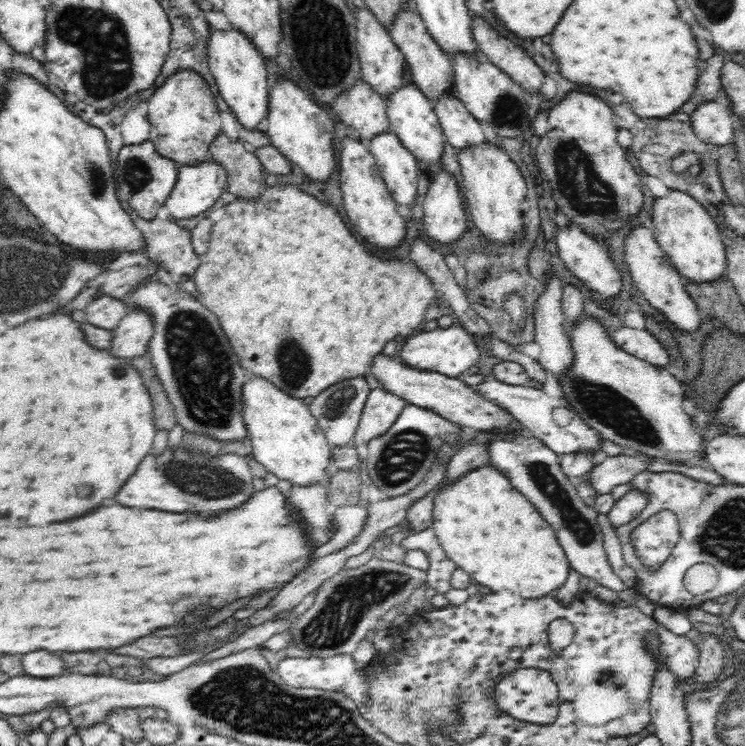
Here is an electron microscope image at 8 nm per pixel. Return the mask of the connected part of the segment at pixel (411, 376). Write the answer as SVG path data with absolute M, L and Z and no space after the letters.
M382 349L374 353L367 368L367 375L372 376L378 382L378 386L406 399L408 403L427 408L451 423L470 428L471 431L503 429L510 423L516 423L506 411L477 394L472 387L457 377L410 365L398 353L392 356L382 352Z

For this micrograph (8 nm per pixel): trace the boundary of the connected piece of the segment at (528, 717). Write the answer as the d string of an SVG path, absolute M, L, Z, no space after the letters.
M541 668L506 669L491 680L487 692L490 692L491 706L498 715L534 724L548 724L557 718L559 687L551 674Z

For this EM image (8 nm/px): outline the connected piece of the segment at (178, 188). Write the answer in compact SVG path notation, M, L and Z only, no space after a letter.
M211 155L200 162L184 163L179 171L176 184L165 200L165 205L174 218L190 218L208 210L227 188L229 173L227 166Z

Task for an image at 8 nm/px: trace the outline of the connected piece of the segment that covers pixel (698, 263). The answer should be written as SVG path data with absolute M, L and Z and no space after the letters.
M670 187L666 196L654 197L652 208L654 236L684 278L709 281L725 274L725 247L719 224L696 197Z

